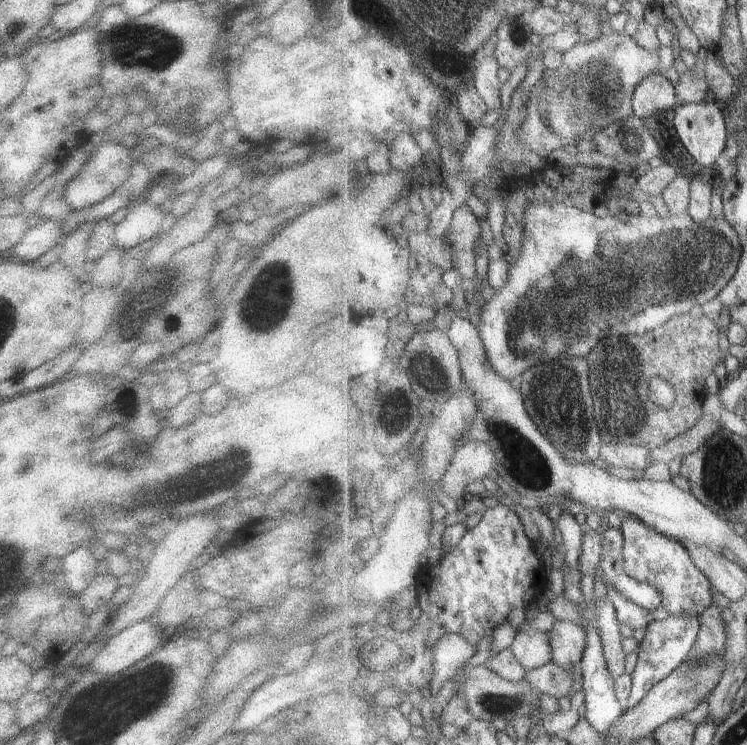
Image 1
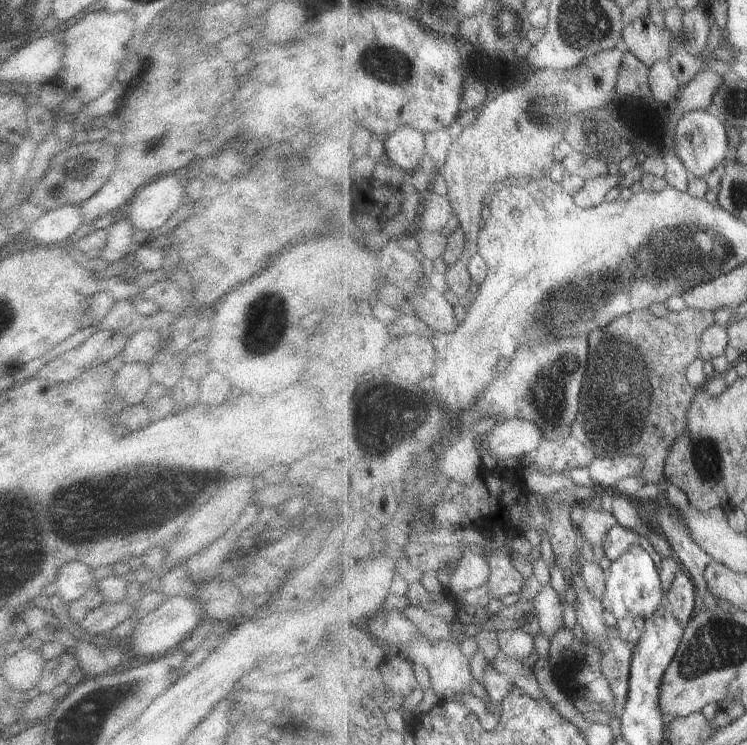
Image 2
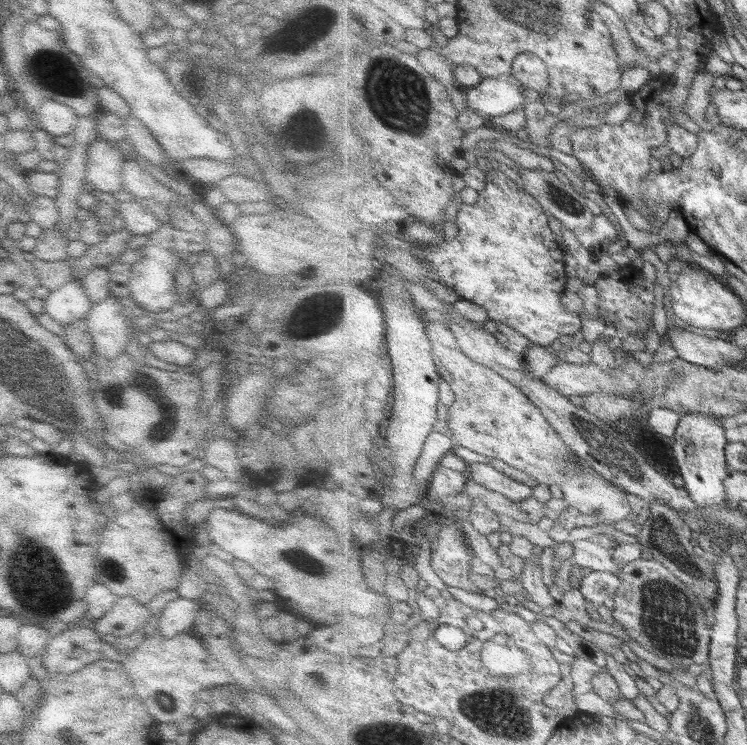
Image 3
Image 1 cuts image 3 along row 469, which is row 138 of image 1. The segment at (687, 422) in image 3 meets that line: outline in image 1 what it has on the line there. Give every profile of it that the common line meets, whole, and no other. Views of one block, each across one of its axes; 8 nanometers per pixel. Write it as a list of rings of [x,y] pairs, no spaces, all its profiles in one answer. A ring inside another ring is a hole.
[[[698,102],[678,105],[674,108],[674,124],[677,136],[687,148],[687,152],[703,167],[715,167],[715,160],[731,141],[730,130],[726,123],[725,109],[719,108],[717,103]]]

